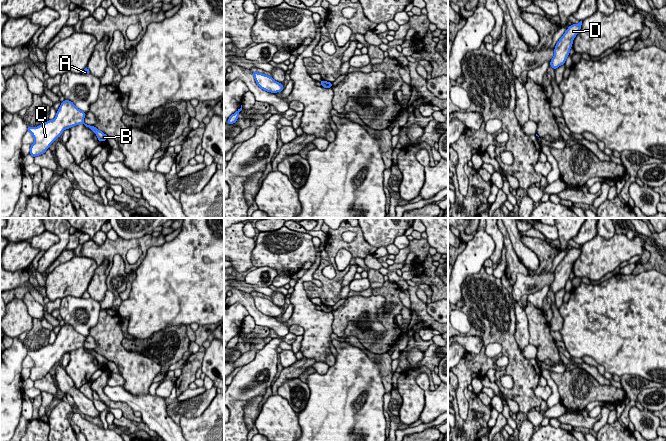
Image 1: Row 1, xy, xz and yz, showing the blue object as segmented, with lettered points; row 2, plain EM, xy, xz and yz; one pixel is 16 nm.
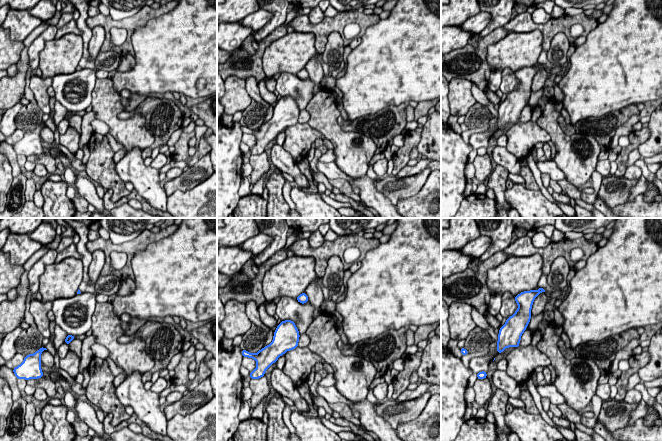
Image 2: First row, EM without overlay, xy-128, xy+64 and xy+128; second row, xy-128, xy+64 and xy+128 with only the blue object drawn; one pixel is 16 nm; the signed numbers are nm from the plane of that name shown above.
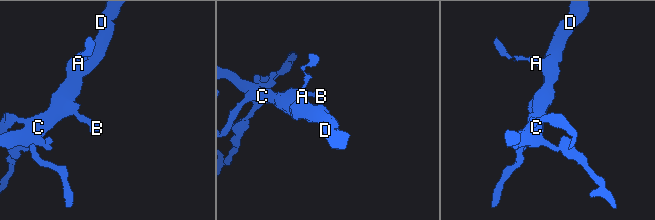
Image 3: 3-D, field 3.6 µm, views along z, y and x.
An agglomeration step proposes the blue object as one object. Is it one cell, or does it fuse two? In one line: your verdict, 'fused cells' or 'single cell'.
single cell

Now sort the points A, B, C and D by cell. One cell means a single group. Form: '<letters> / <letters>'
A B C D

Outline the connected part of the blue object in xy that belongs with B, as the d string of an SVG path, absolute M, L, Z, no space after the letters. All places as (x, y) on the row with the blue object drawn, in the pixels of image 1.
M64 99L53 120L48 120L37 127L27 127L27 131L34 137L34 143L30 145L29 154L32 157L44 154L64 130L79 124L84 124L91 129L96 134L98 142L106 141L108 136L105 133L95 126L84 123L85 115L86 113L78 109L72 101Z

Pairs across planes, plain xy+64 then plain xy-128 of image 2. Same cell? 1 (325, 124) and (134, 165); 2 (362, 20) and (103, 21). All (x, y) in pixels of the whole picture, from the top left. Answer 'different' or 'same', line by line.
1: different
2: same

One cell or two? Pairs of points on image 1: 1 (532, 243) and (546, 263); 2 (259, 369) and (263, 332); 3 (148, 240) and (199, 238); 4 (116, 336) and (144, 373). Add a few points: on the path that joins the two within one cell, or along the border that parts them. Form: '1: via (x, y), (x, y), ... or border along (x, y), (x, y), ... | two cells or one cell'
1: via (537, 248), (546, 258) | one cell
2: border along (266, 344), (257, 351) | two cells
3: border along (165, 241), (160, 245), (152, 245), (145, 254) | two cells
4: via (116, 346), (134, 366) | one cell

